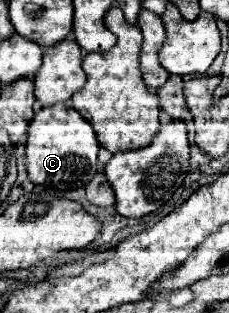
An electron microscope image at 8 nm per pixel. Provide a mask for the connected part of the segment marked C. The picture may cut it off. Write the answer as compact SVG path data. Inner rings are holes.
M69 102L45 106L35 114L29 126L29 140L25 146L29 180L55 190L73 190L85 186L97 172L97 152L99 142L93 126L87 124L87 120Z

